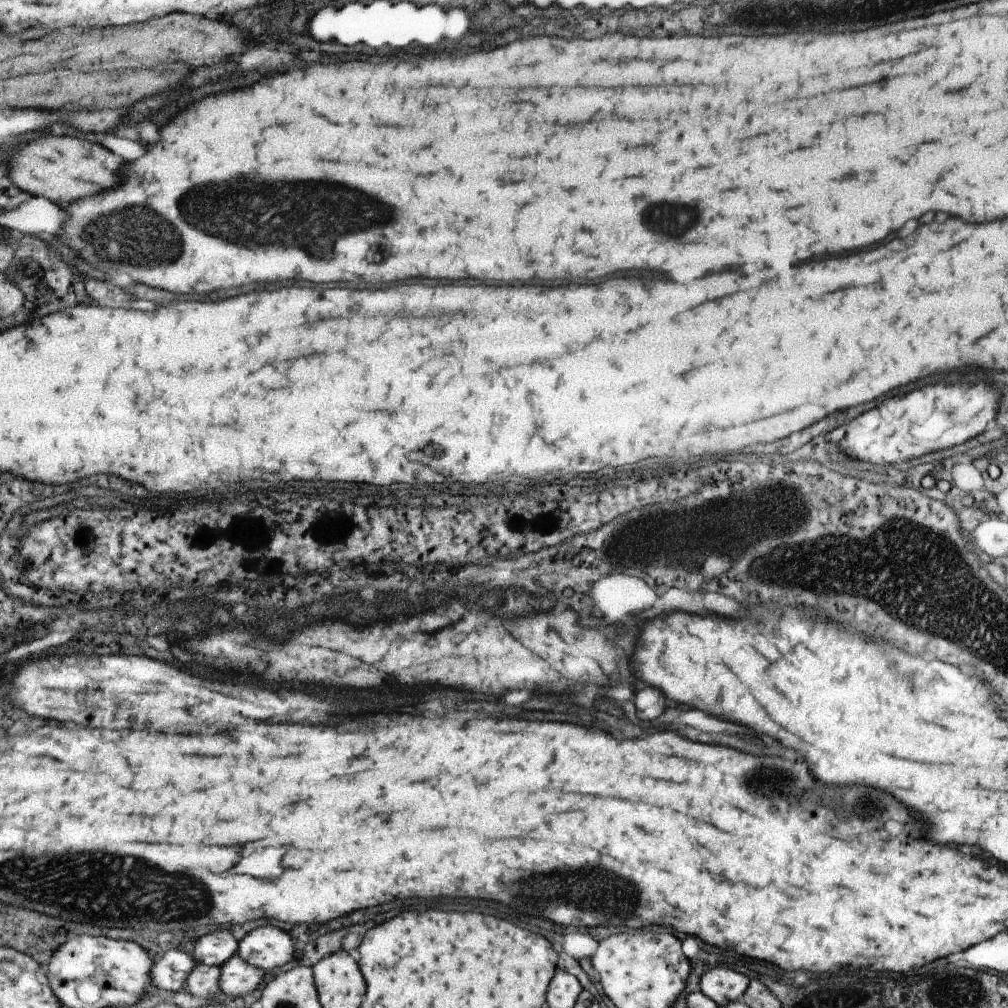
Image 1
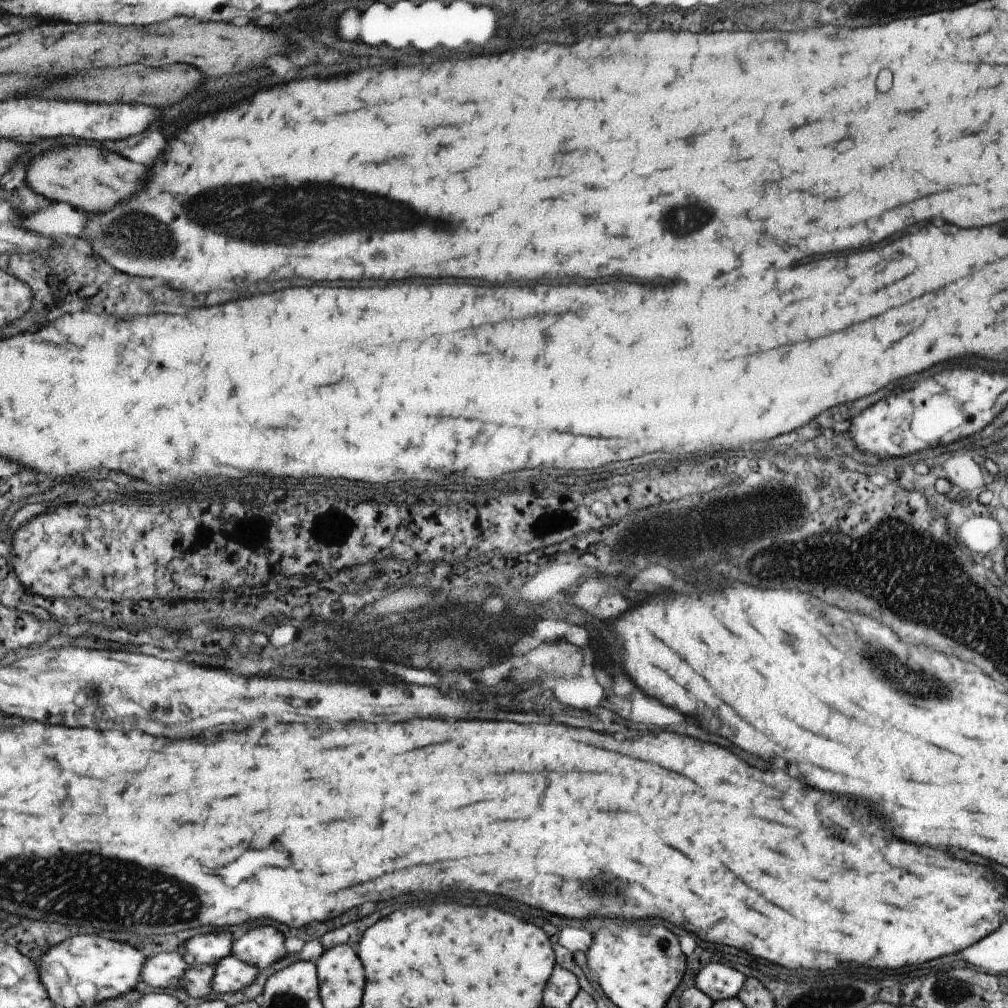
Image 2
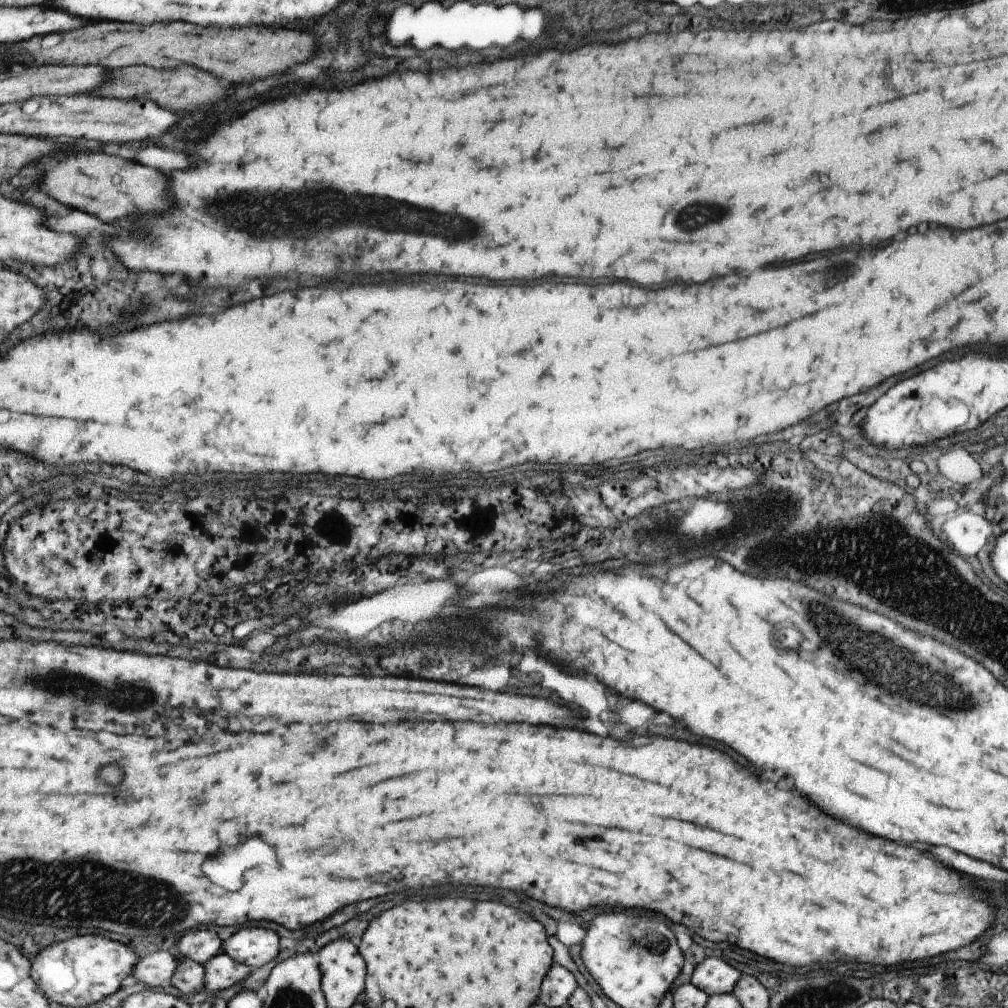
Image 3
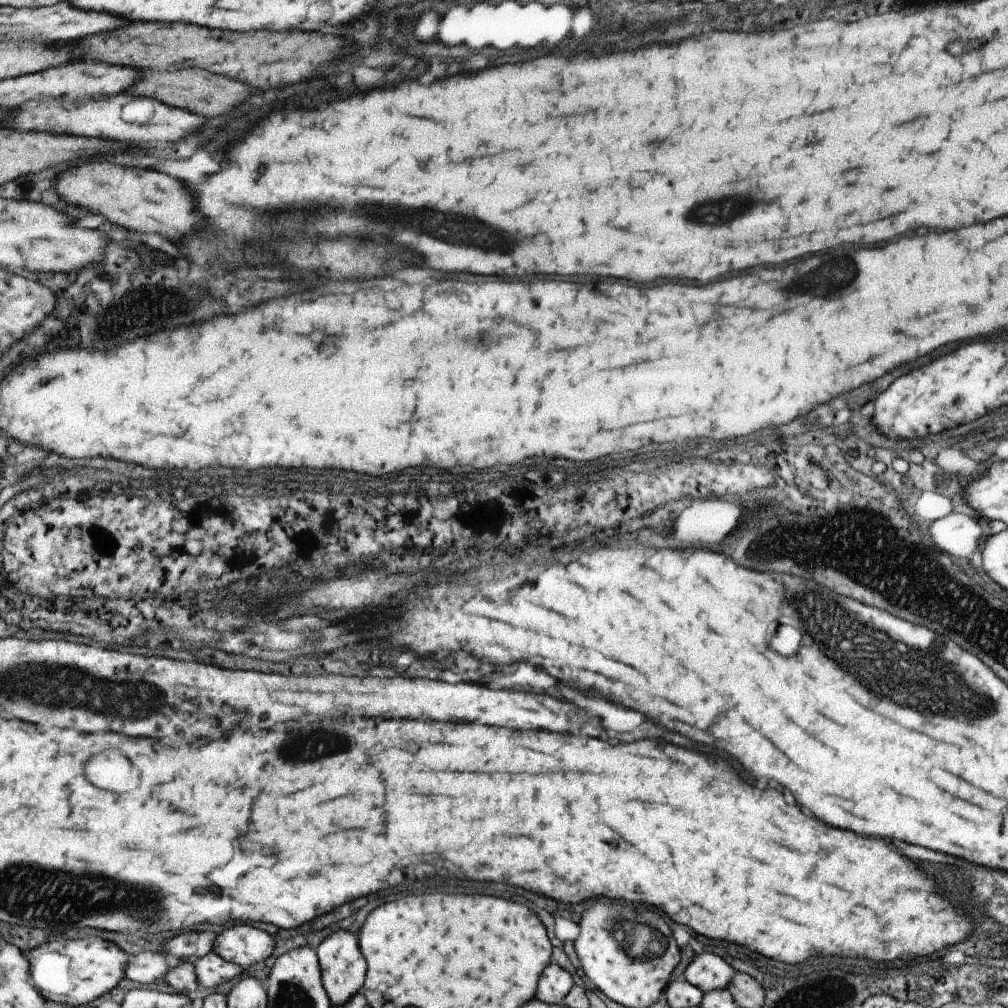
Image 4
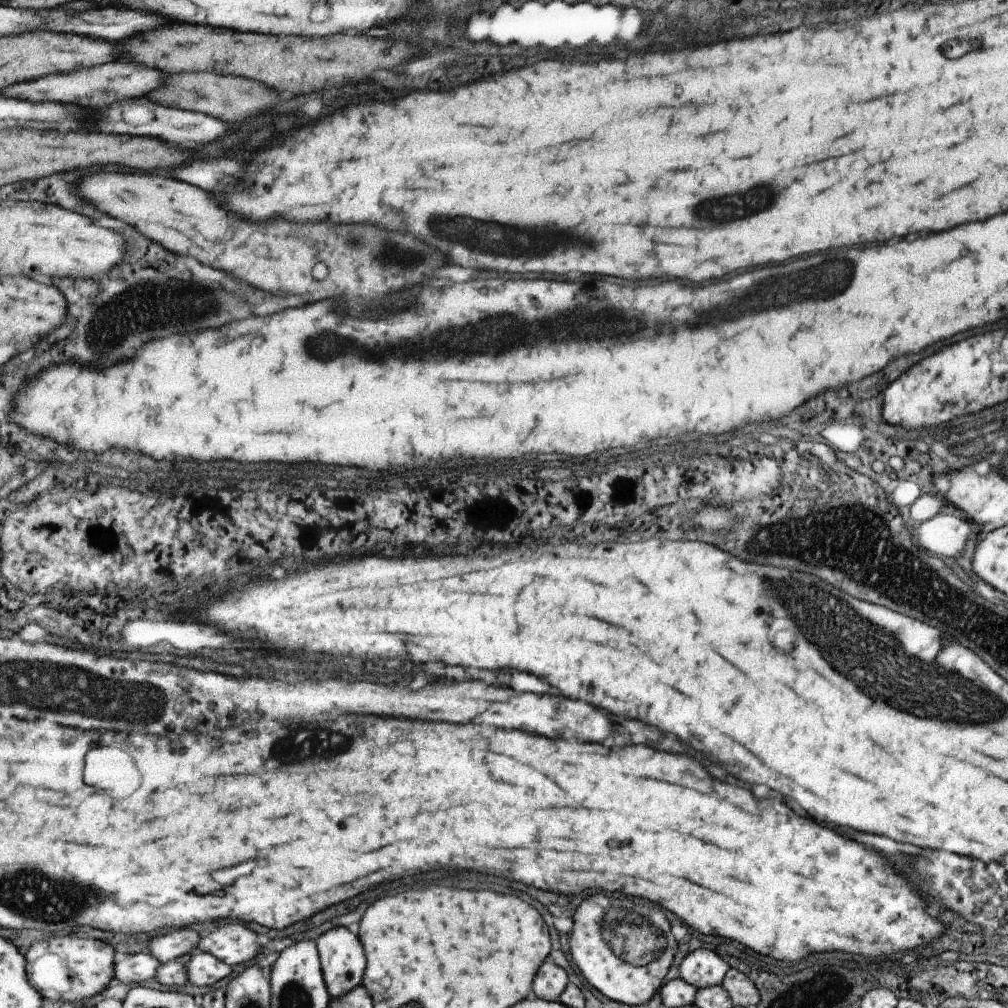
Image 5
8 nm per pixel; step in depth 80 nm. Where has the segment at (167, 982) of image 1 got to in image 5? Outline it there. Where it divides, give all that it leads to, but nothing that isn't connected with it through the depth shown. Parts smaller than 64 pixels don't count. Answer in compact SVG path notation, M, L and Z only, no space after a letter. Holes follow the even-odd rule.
M149 950L126 954L115 965L115 976L121 982L147 982L156 978L162 962Z

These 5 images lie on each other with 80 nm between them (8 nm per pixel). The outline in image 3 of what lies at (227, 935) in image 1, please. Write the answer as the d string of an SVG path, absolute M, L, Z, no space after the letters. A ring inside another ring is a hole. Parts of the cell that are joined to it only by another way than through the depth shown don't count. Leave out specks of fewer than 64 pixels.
M191 930L179 942L179 952L185 958L191 958L206 965L214 956L222 952L224 941L219 934L209 930Z

